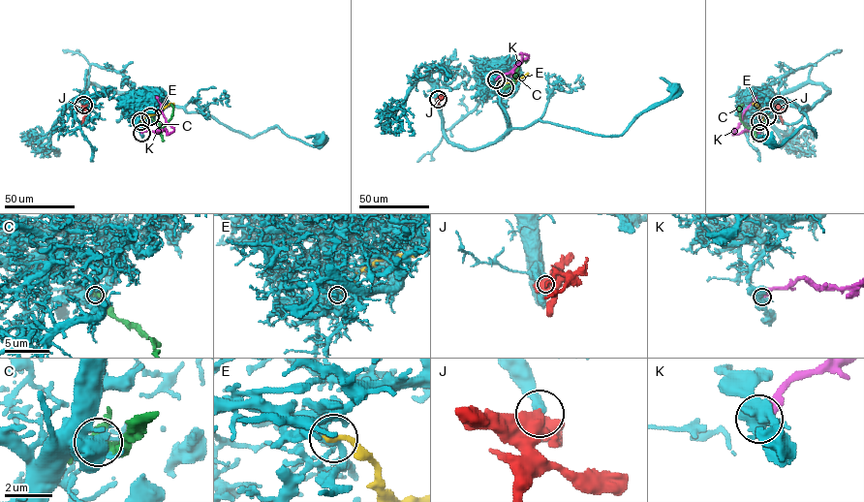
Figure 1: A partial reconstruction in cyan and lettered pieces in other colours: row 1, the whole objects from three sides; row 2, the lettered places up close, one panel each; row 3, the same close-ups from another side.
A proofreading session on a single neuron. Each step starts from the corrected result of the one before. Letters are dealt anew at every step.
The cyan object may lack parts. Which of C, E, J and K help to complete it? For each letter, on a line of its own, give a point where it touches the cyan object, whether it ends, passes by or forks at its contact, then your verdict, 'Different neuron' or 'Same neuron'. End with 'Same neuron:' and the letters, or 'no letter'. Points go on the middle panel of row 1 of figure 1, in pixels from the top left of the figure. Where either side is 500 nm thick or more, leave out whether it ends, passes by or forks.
C: Touches cyan at (505, 87). It forks there. Different neuron
E: Touches cyan at (495, 79). It ends there. Different neuron
J: Touches cyan at (438, 99). Same neuron
K: Touches cyan at (496, 79). Different neuron
Same neuron: J

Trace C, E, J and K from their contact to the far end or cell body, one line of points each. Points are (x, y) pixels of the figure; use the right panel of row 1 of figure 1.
C: (767, 116), (763, 124), (748, 128), (740, 118), (739, 107), (743, 105)
E: (759, 121), (763, 115), (758, 107), (753, 104)
J: (779, 105), (778, 112), (782, 124)
K: (759, 133), (744, 130), (733, 134), (745, 109), (756, 96)

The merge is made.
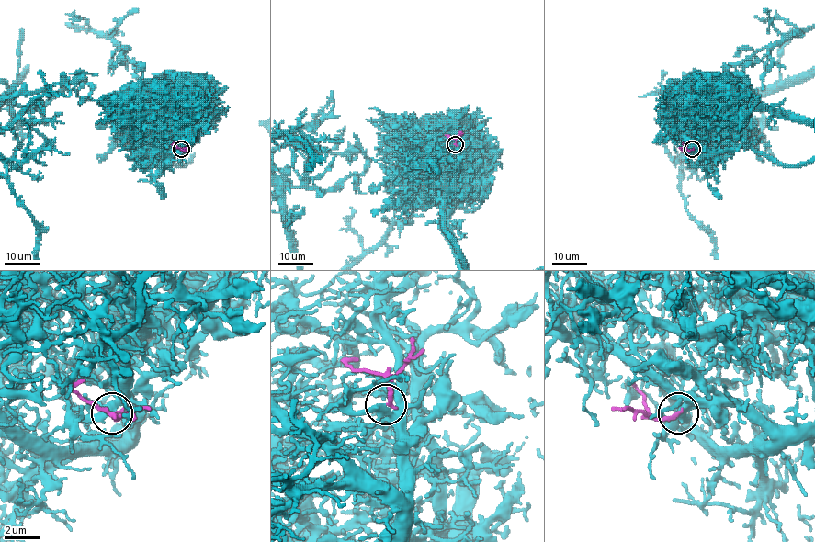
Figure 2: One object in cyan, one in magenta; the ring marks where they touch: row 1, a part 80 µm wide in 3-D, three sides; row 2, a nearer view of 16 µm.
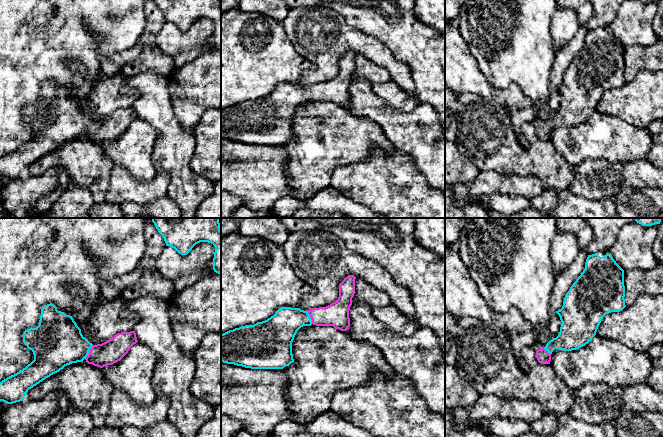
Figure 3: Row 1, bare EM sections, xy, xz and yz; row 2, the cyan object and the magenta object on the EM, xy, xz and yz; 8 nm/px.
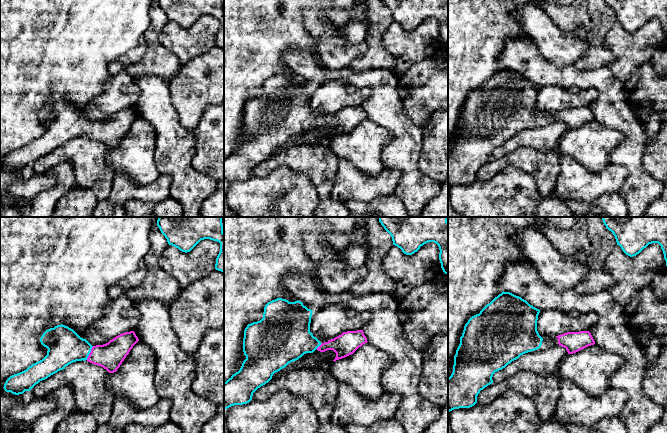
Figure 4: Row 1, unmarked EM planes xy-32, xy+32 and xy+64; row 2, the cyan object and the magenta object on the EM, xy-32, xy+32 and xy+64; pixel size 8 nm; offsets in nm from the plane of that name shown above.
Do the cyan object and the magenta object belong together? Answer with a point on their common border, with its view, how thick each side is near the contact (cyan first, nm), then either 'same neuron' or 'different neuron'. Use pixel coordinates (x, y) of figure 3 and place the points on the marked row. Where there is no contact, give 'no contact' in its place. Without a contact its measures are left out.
meets cyan in xy at (88, 352); 380 nm thick on the cyan side, 190 nm on the other; same neuron

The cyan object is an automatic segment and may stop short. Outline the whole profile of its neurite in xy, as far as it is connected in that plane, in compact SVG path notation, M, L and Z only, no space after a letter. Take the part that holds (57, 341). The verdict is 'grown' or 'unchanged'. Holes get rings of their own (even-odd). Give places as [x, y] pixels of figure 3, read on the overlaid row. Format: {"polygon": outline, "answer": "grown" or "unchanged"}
{"polygon": "M50 303L41 308L41 316L39 325L36 328L30 328L23 333L23 343L33 352L34 360L25 368L14 375L7 377L0 382L0 401L7 404L13 404L24 400L29 389L33 388L46 378L59 372L65 366L72 363L82 362L84 359L88 364L103 368L120 361L130 350L130 348L138 342L135 331L121 332L102 344L93 345L81 333L81 329L70 315L58 311L57 307Z", "answer": "grown"}

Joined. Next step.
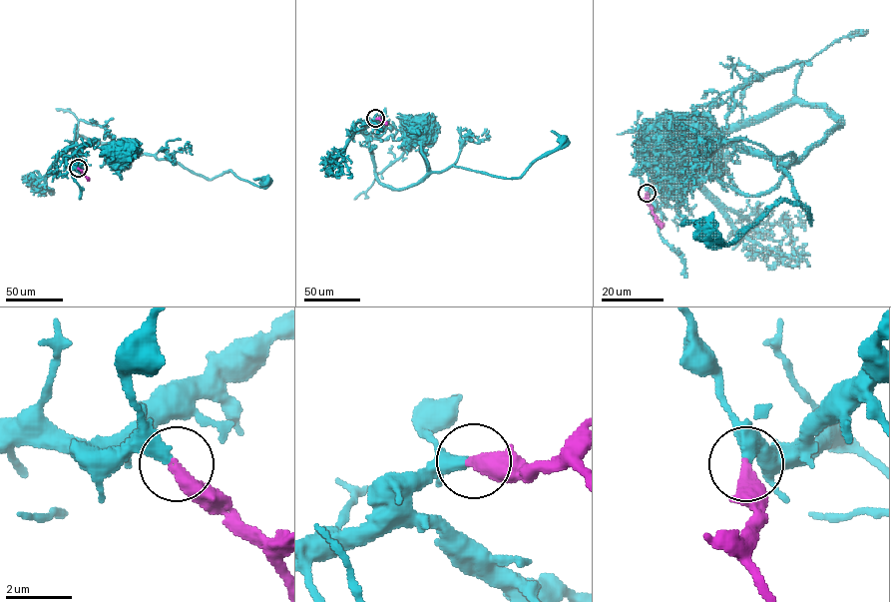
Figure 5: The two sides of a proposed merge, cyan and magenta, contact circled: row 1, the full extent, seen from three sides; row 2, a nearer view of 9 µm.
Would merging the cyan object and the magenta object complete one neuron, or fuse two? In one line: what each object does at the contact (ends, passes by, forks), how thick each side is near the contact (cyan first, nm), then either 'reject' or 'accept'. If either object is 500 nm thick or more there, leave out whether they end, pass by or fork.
cyan ends there; magenta ends there; 440 nm thick on the cyan side, 440 nm on the other; accept

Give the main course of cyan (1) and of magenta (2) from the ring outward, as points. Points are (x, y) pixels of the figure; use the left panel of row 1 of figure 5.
1: (77, 168), (65, 151), (78, 135), (209, 179), (230, 171), (264, 181)
2: (78, 168), (89, 181)

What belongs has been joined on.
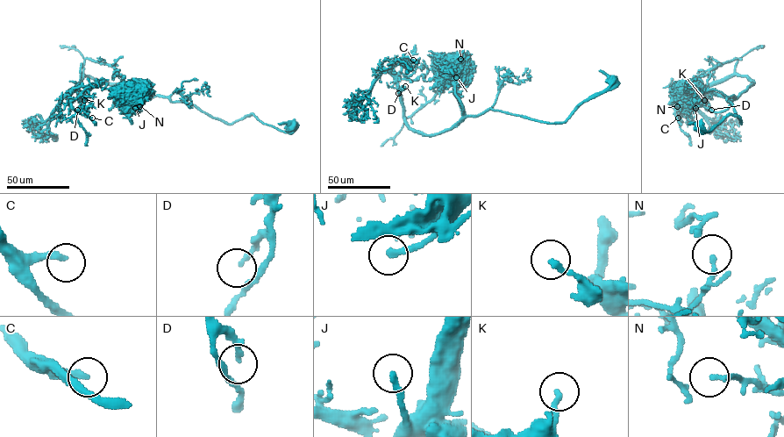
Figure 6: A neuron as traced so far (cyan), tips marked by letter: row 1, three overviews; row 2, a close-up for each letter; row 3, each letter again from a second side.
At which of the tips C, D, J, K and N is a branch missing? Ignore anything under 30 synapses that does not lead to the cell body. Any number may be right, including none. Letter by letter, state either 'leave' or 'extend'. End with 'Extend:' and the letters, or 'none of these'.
C: leave
D: leave
J: extend
K: leave
N: leave
Extend: J

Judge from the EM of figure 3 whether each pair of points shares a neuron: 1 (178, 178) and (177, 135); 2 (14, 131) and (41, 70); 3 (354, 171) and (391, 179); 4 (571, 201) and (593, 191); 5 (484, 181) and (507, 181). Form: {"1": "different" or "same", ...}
{"1": "same", "2": "same", "3": "same", "4": "different", "5": "same"}

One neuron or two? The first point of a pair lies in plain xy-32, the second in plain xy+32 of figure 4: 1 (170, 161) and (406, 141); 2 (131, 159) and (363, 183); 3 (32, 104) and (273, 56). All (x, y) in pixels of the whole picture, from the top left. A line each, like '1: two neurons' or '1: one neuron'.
1: one neuron
2: two neurons
3: one neuron

